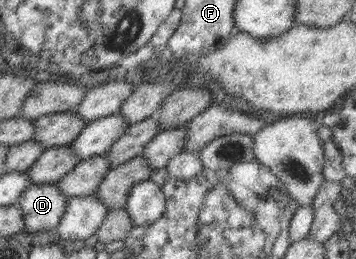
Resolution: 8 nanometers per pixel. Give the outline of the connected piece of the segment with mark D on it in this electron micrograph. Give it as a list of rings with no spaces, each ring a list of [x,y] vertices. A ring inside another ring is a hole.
[[[31,184],[18,199],[25,230],[54,233],[64,215],[67,200],[52,184]]]

